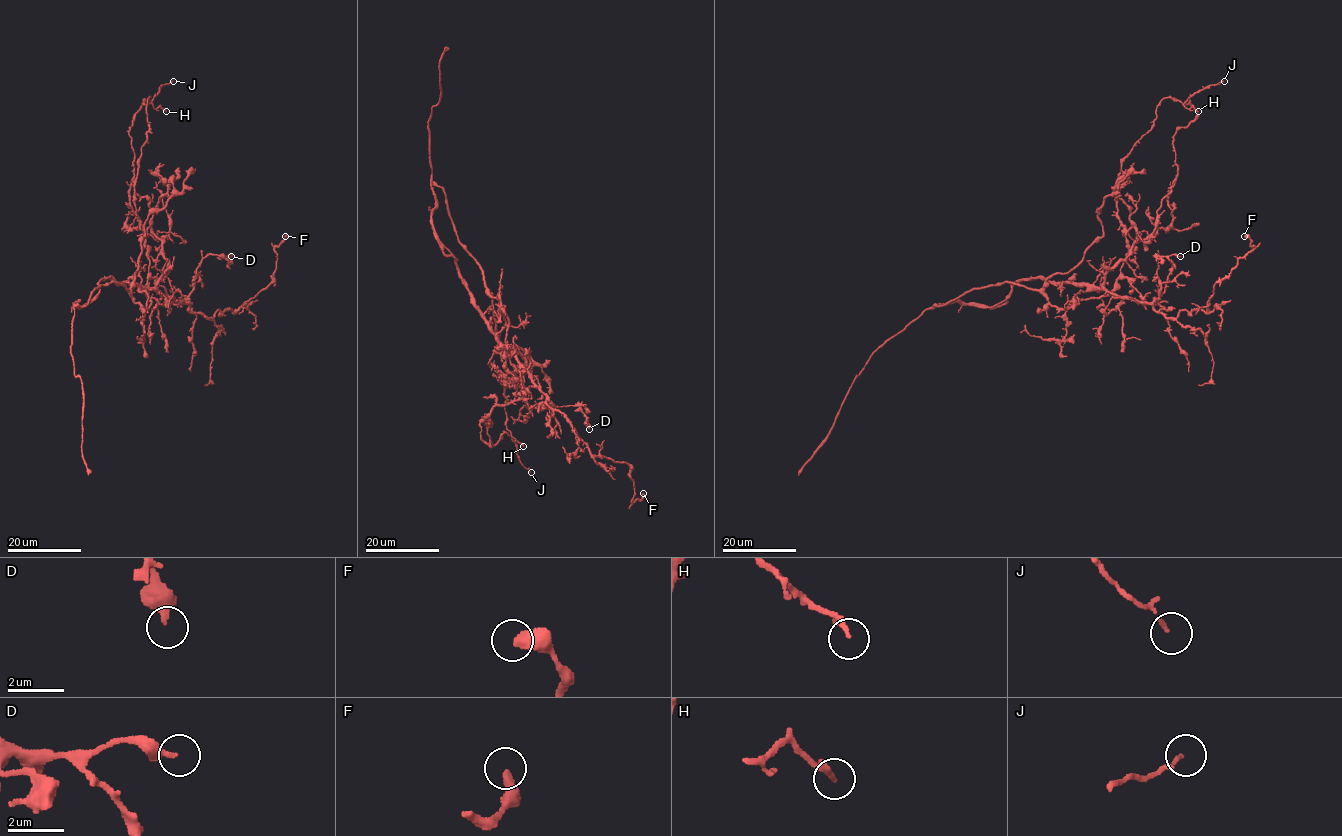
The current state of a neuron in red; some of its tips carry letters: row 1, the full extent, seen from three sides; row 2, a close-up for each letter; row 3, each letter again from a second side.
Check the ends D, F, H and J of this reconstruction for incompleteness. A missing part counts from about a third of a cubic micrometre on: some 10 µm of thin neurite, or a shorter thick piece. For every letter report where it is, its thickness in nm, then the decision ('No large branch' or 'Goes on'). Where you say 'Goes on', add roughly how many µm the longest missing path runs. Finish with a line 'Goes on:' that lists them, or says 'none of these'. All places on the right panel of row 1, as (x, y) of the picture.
D: Place: (1180, 256). Thickness 360 nm. No large branch
F: Place: (1244, 236). Thickness 440 nm. No large branch
H: Place: (1198, 111). Thickness 220 nm. No large branch
J: Place: (1224, 81). Thickness 110 nm. No large branch
Goes on: none of these

